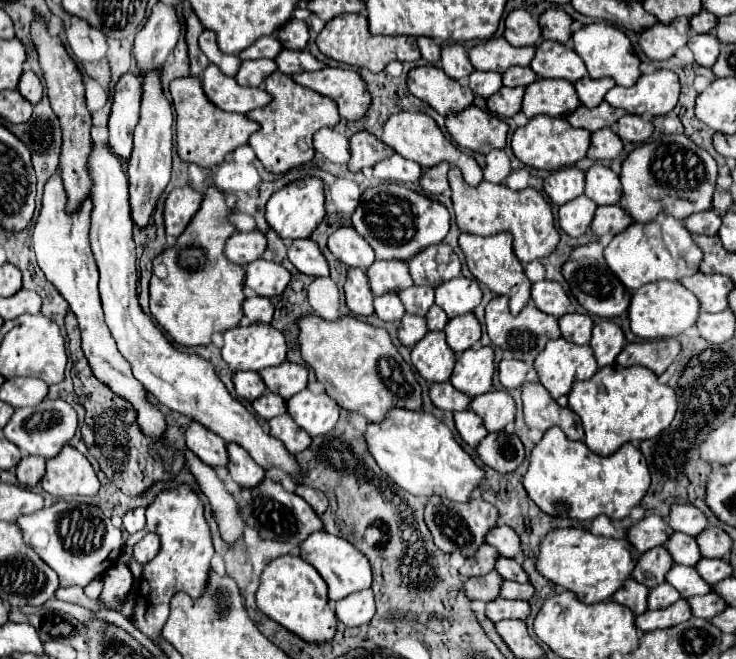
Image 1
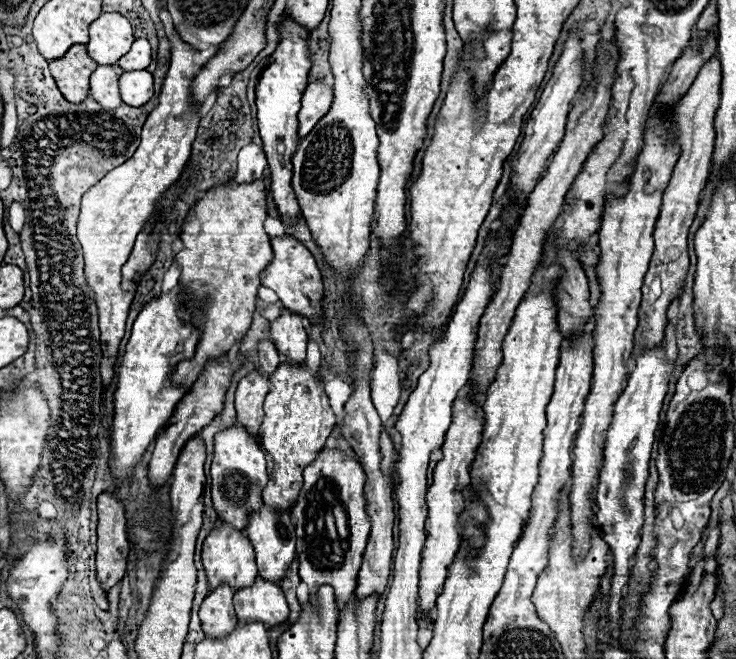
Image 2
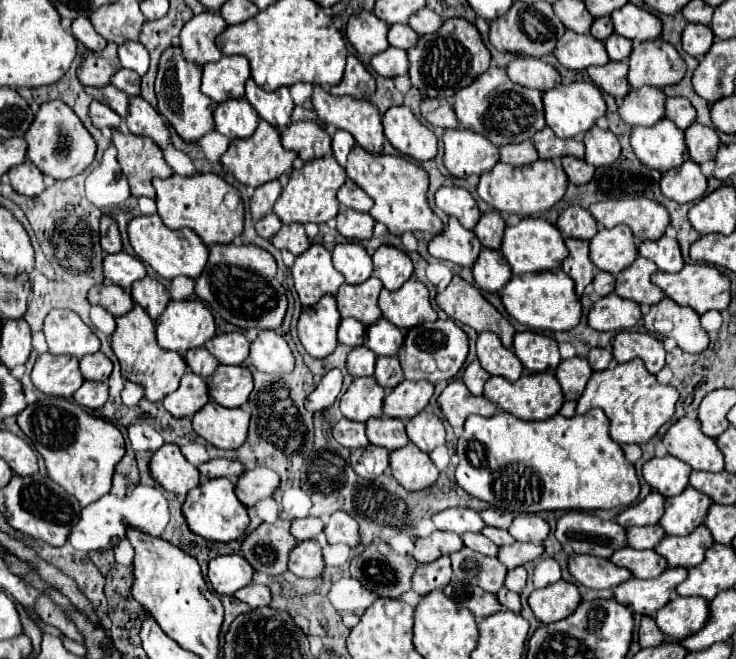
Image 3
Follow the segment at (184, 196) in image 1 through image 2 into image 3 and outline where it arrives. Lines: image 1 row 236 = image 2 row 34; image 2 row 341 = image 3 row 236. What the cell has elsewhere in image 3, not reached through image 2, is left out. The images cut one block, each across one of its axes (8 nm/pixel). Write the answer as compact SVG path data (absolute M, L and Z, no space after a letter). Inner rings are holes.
M110 216L100 218L100 245L106 254L116 254L122 250L123 242L118 232L118 224Z

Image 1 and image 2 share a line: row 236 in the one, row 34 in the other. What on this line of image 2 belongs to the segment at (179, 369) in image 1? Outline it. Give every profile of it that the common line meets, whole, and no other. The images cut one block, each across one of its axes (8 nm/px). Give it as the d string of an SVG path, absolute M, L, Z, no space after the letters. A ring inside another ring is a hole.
M102 12L98 20L90 24L88 52L98 64L116 64L134 42L132 26L128 18L118 12Z

